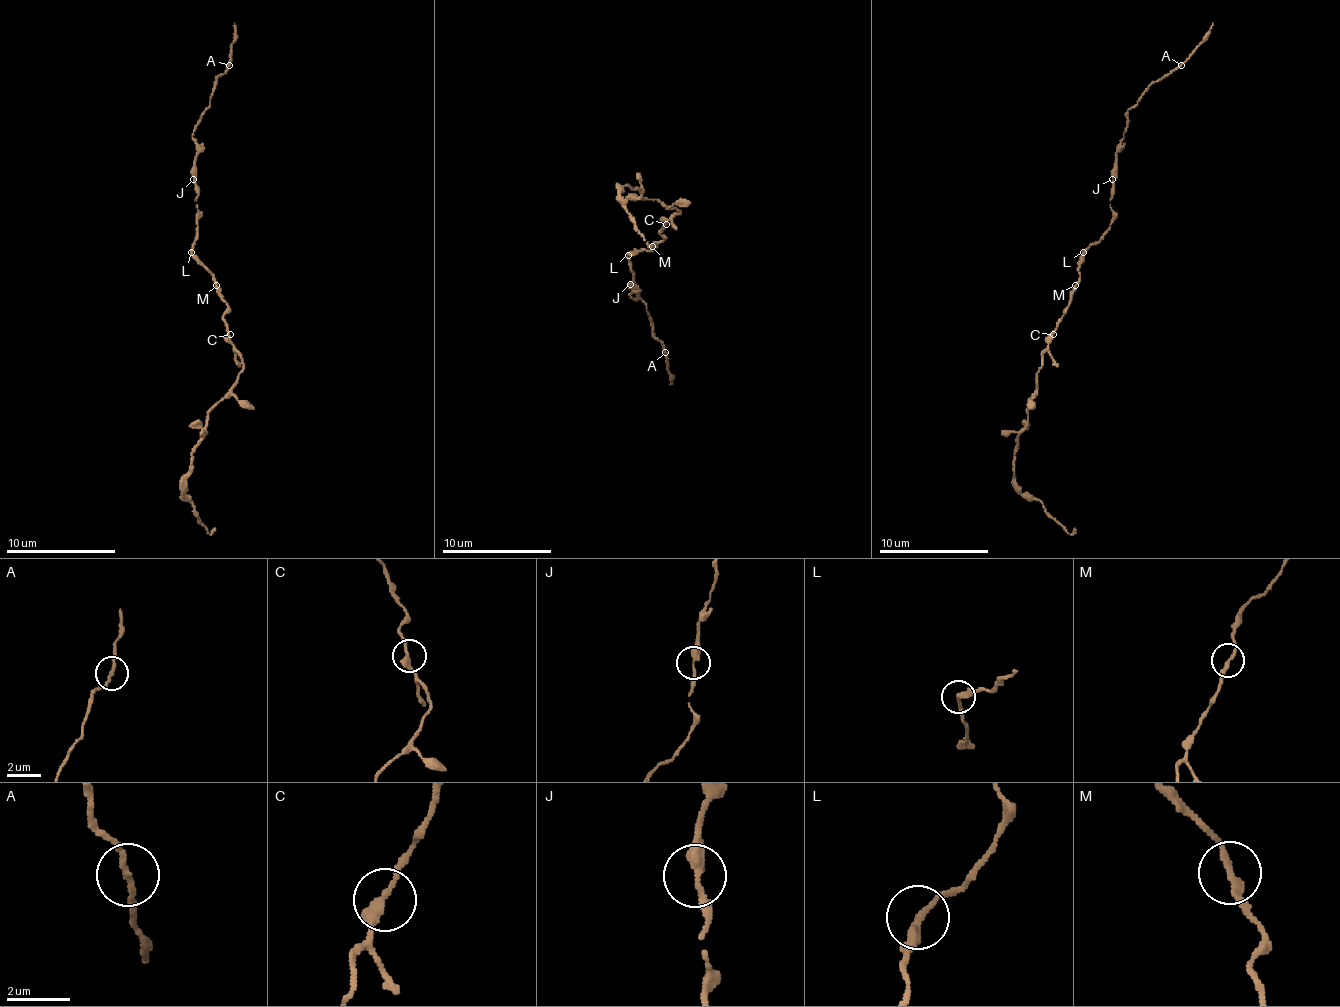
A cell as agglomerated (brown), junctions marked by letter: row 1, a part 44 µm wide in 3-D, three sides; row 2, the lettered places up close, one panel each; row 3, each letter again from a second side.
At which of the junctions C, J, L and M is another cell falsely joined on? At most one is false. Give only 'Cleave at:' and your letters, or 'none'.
Cleave at: none

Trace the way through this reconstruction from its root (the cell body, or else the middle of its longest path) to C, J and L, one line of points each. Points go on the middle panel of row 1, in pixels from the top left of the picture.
C: (652, 249), (663, 241), (661, 230), (666, 224)
J: (652, 249), (650, 252), (639, 249), (628, 257), (628, 265), (633, 274), (633, 285), (633, 282), (630, 285)
L: (652, 249), (650, 252), (639, 249), (628, 255)

